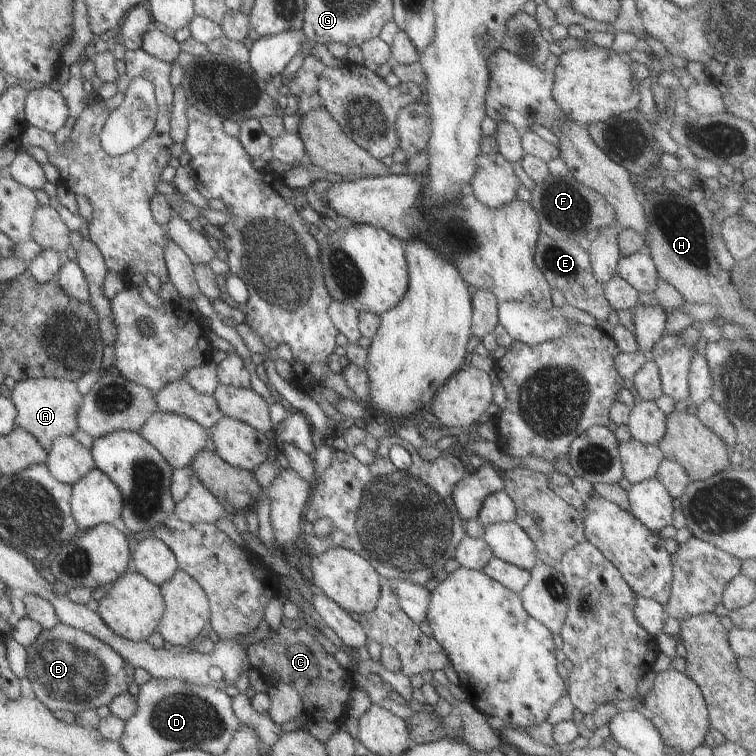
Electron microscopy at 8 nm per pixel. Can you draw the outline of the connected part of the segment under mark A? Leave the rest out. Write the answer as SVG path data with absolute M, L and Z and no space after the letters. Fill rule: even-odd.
M47 377L23 379L13 386L9 400L15 408L15 427L31 434L45 453L49 451L51 442L55 438L71 435L77 429L75 414L81 404L82 396L76 390L76 384L71 380Z

